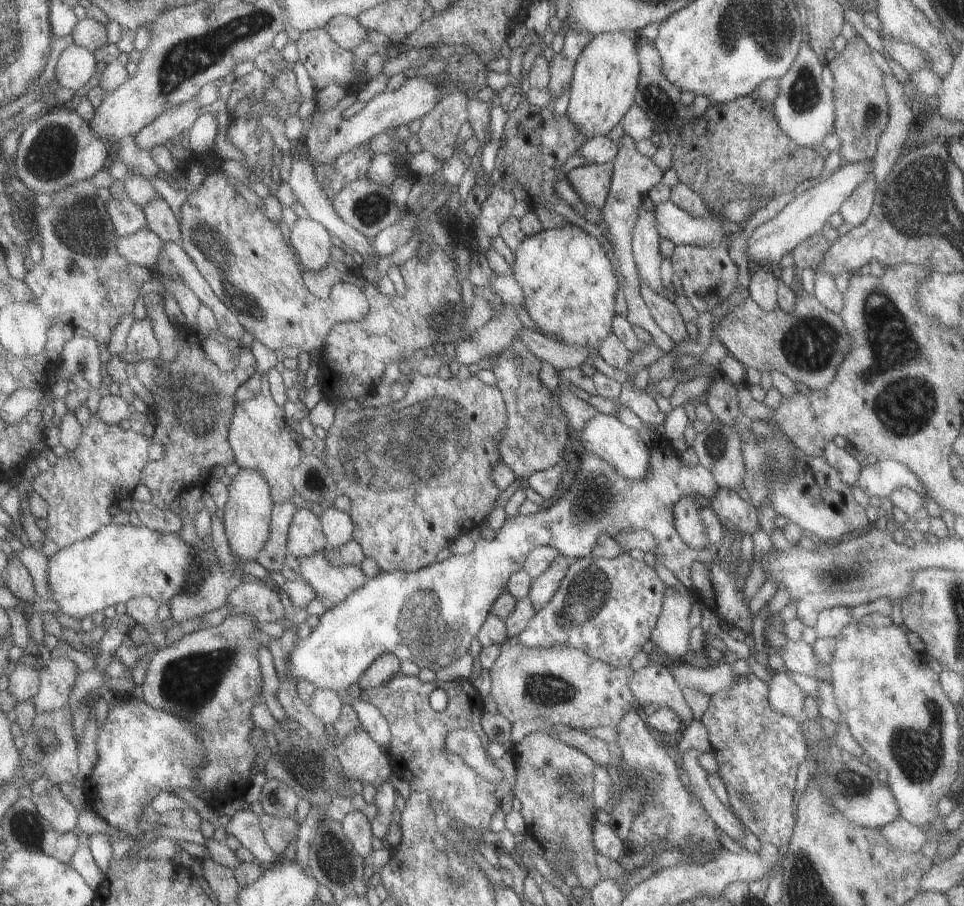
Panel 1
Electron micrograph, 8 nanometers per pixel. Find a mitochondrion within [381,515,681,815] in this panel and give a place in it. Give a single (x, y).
(435, 635)

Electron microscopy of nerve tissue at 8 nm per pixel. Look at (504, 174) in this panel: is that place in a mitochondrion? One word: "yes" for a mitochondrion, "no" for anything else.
no

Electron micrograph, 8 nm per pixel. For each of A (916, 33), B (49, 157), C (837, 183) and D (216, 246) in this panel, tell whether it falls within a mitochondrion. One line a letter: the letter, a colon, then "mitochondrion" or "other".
A: other
B: mitochondrion
C: other
D: mitochondrion

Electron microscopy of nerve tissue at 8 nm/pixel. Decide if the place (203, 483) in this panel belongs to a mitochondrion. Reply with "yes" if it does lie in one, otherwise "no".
no

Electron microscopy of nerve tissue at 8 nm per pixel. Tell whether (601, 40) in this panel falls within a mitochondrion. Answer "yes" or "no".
no

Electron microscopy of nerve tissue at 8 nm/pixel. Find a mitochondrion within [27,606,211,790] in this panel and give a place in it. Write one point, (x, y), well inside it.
(181, 729)

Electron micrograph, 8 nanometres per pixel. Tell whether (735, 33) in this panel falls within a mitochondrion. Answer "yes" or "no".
yes

